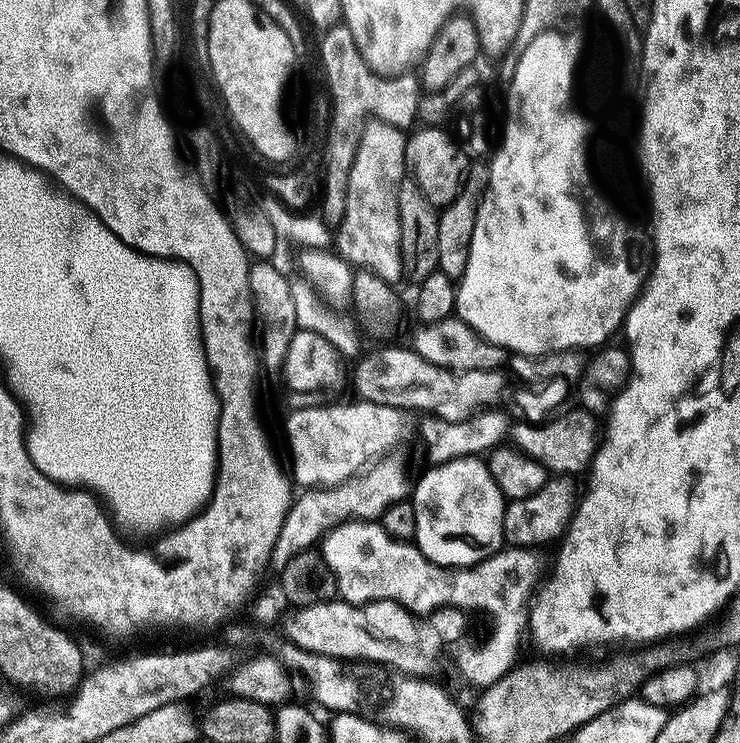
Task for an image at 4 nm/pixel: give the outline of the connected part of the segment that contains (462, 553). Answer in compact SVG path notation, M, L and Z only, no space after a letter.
M481 457L454 458L445 464L431 465L427 470L417 484L415 481L410 499L416 523L414 543L430 562L447 568L468 568L505 547L506 501Z

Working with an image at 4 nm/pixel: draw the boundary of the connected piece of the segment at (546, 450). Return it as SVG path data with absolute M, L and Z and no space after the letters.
M587 410L580 412L564 412L553 415L539 423L513 423L510 428L510 440L520 451L534 458L543 468L552 474L576 474L572 472L589 471L592 459L596 457L598 447L597 417Z

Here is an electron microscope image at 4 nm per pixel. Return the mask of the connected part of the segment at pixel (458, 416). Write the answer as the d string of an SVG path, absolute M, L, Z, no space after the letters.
M411 347L405 348L380 348L377 352L365 351L355 361L356 369L351 369L350 384L356 387L356 396L362 400L369 400L382 406L390 406L401 410L413 408L419 414L431 414L439 420L446 422L462 422L476 412L491 409L500 400L504 392L504 372L499 368L494 370L466 370L465 372L452 372L449 368L434 366L434 362L426 362Z

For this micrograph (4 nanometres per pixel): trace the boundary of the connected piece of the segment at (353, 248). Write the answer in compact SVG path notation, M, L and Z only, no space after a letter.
M383 118L367 121L350 167L345 216L334 232L334 248L342 259L357 269L372 272L391 286L404 280L398 186L406 179L407 158L408 141L403 127Z

